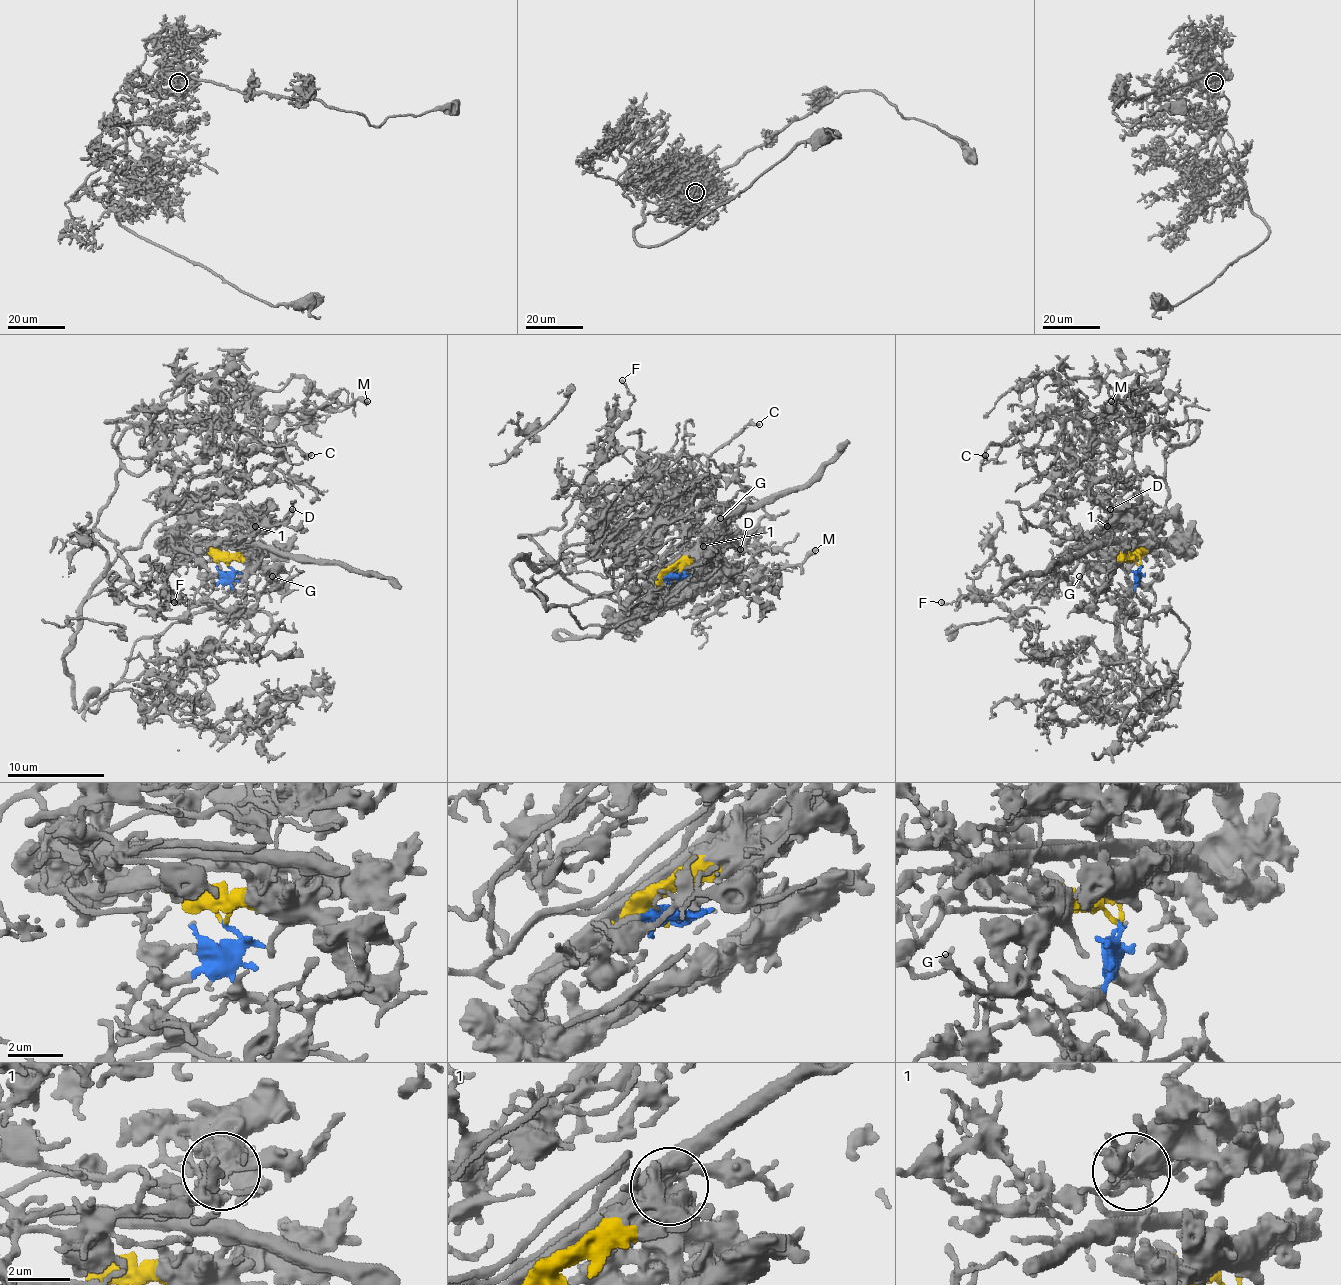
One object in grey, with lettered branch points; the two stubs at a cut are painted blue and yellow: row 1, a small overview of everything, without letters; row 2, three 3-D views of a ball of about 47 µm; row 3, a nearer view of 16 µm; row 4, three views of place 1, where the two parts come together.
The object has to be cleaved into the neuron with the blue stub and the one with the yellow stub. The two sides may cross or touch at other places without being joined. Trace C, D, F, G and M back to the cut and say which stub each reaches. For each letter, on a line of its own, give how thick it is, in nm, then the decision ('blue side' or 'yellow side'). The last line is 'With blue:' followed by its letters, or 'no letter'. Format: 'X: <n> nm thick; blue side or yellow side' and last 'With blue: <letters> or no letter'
C: 340 nm thick; blue side
D: 260 nm thick; blue side
F: 120 nm thick; blue side
G: 240 nm thick; blue side
M: 400 nm thick; blue side
With blue: C, D, F, G, M

